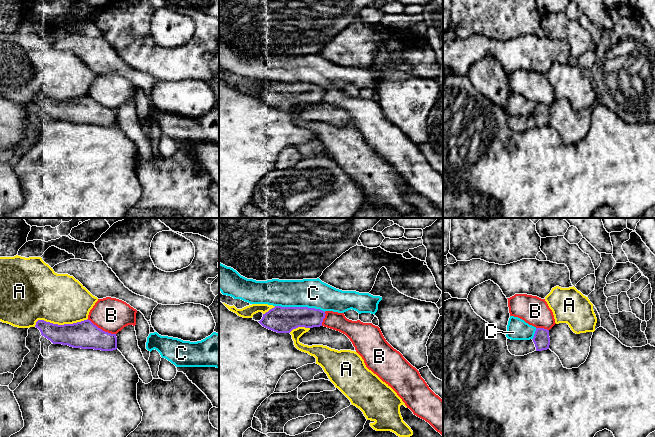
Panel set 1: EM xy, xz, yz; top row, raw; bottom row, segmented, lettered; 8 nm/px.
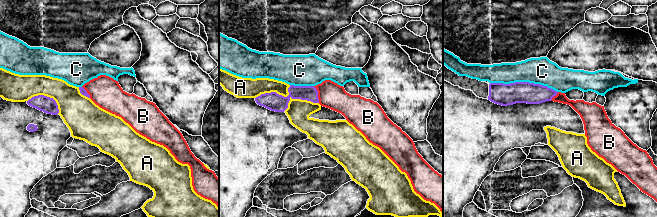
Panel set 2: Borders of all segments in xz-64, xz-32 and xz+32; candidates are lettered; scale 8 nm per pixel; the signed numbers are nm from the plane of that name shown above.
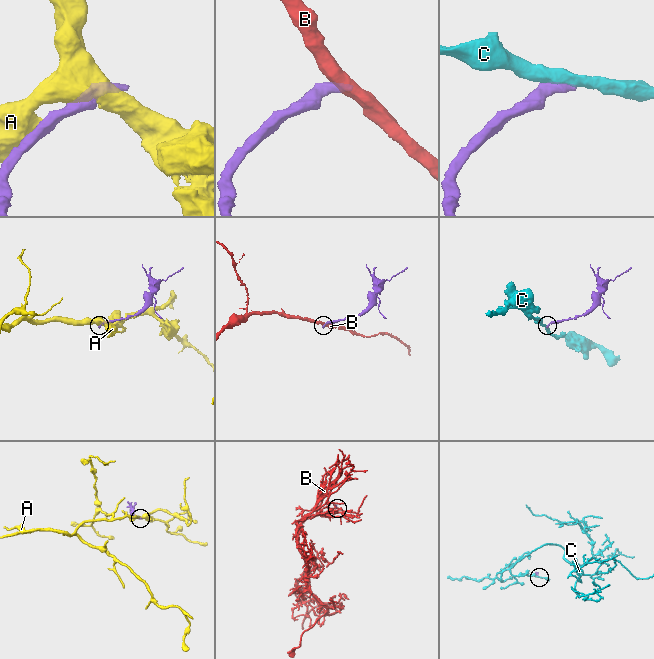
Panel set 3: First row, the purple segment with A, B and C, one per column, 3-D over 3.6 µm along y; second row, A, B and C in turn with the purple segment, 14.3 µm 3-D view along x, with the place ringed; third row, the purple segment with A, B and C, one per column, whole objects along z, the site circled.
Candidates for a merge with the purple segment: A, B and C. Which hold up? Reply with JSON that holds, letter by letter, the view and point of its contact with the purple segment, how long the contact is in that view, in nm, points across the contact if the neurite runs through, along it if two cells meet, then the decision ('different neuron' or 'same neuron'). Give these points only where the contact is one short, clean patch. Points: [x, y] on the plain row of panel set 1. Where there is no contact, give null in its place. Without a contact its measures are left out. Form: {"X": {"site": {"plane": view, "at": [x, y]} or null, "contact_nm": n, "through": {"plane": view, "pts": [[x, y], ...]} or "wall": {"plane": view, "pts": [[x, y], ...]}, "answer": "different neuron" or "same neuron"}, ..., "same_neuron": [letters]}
{"A": {"site": {"plane": "xy", "at": [59, 101]}, "contact_nm": 440, "answer": "different neuron"}, "B": {"site": {"plane": "xy", "at": [101, 105]}, "contact_nm": 260, "wall": {"plane": "xy", "pts": [[87, 95], [103, 106], [115, 110]]}, "answer": "different neuron"}, "C": {"site": {"plane": "xz", "at": [300, 83]}, "contact_nm": 400, "answer": "different neuron"}, "same_neuron": []}

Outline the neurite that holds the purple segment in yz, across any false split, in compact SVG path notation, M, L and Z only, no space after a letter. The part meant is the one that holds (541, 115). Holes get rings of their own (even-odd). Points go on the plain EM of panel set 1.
M536 104L534 113L530 116L511 116L507 114L508 126L512 131L524 132L534 127L549 125L549 106Z

